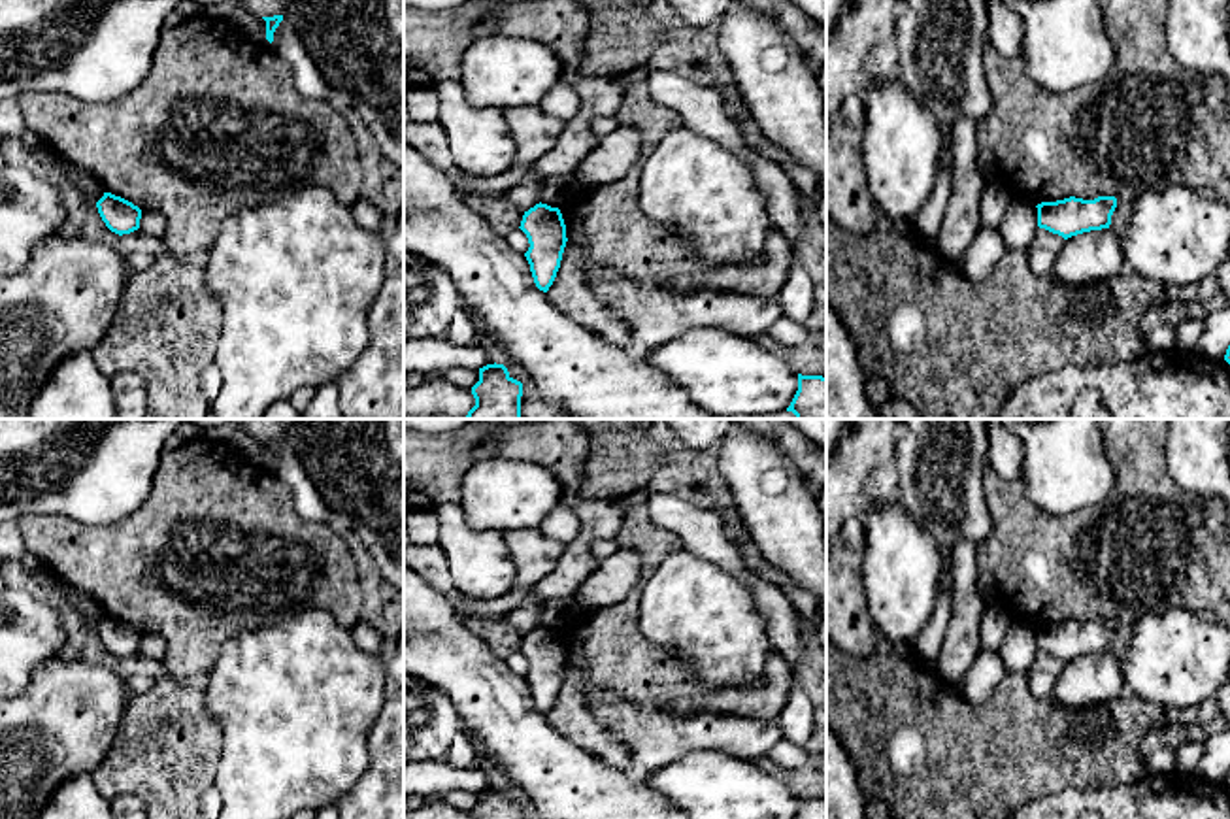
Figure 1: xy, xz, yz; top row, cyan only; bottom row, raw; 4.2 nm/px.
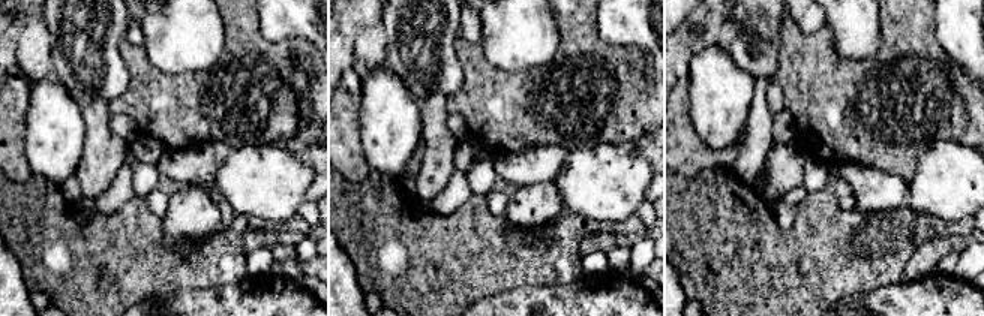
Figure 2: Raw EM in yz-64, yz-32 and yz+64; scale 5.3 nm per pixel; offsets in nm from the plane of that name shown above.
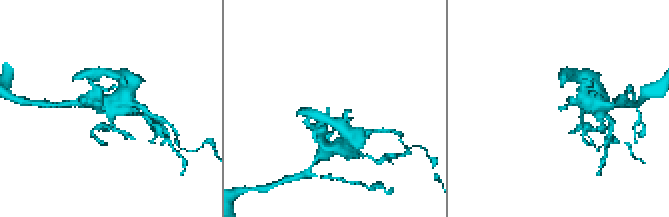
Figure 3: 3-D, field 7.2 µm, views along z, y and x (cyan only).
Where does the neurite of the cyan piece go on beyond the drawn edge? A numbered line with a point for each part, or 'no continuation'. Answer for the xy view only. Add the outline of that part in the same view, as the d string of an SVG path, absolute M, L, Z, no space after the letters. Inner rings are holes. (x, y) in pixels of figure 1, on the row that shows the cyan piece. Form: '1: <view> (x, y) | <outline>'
no continuation

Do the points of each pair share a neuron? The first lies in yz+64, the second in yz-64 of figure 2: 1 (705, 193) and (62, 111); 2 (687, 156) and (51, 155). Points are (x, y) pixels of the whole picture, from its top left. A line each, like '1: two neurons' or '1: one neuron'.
1: two neurons
2: two neurons

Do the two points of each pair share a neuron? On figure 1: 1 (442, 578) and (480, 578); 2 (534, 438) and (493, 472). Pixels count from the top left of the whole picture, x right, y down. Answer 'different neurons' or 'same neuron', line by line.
1: different neurons
2: different neurons

